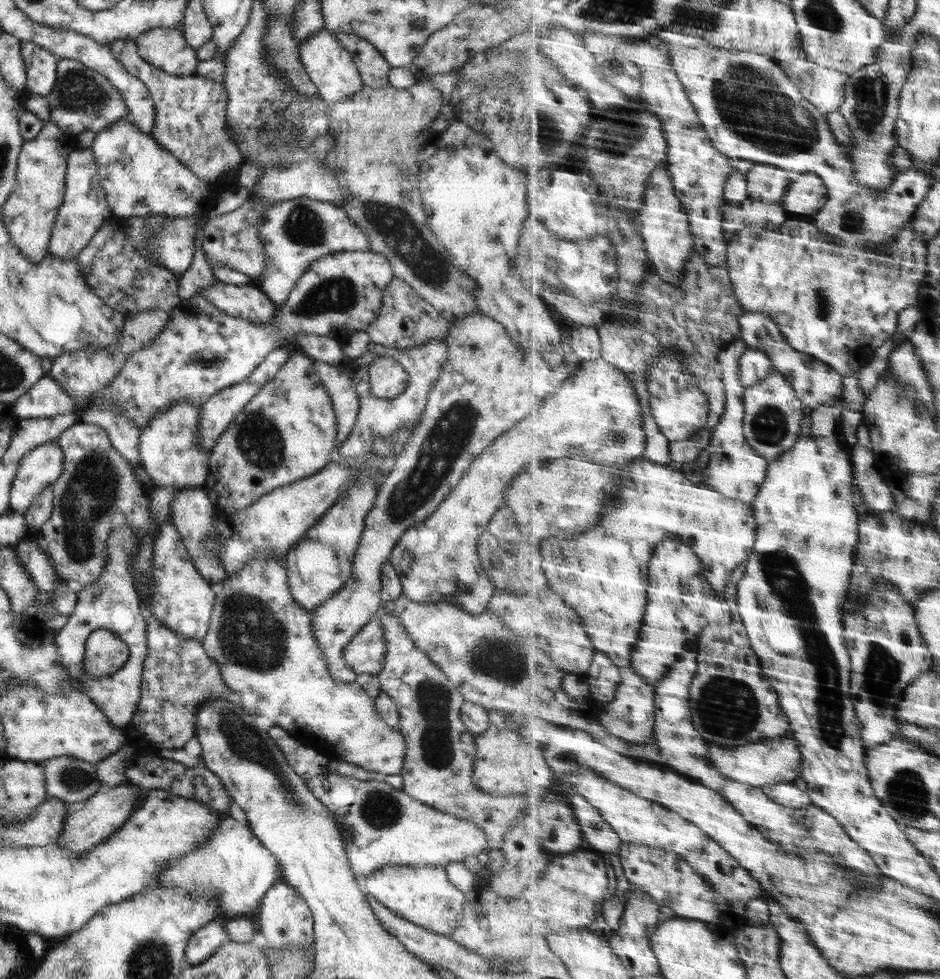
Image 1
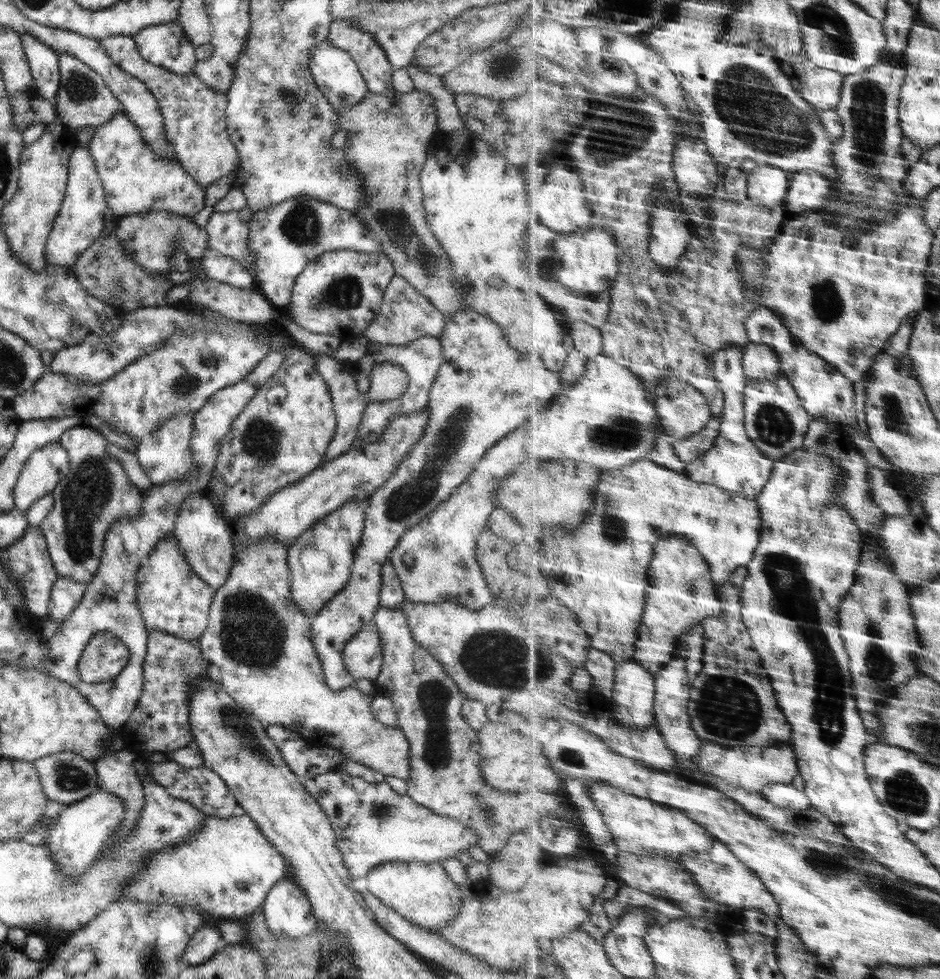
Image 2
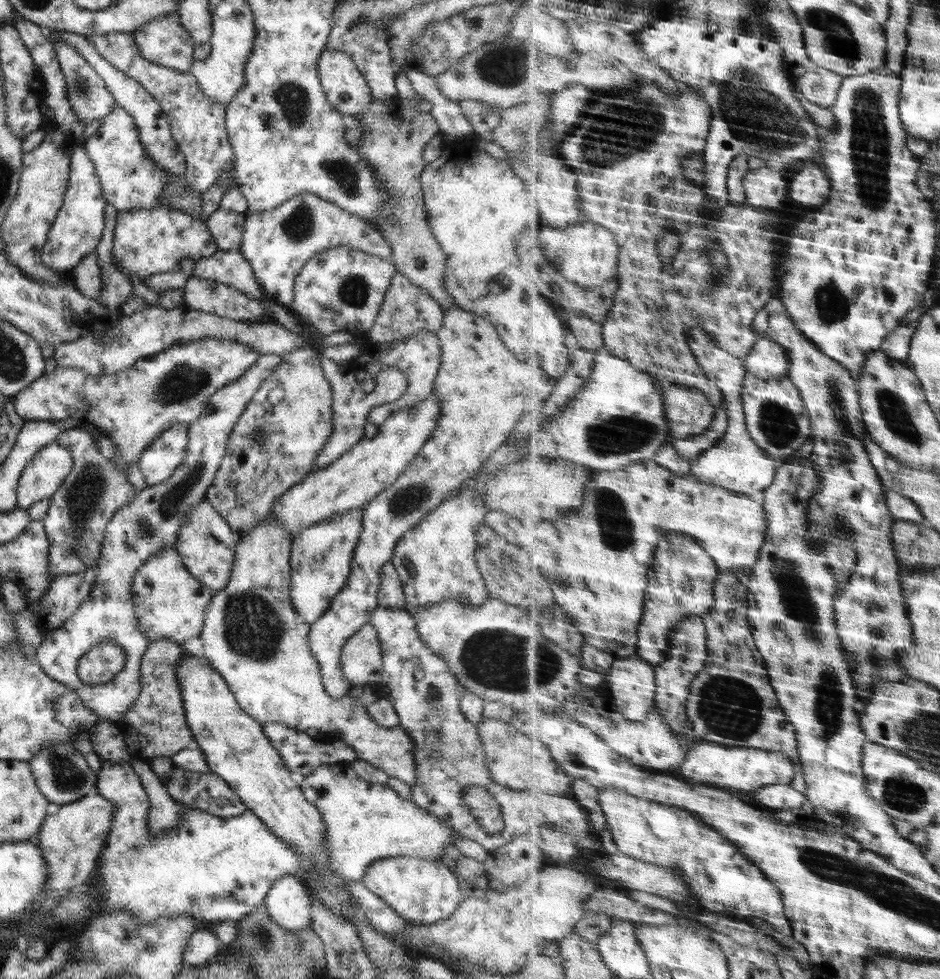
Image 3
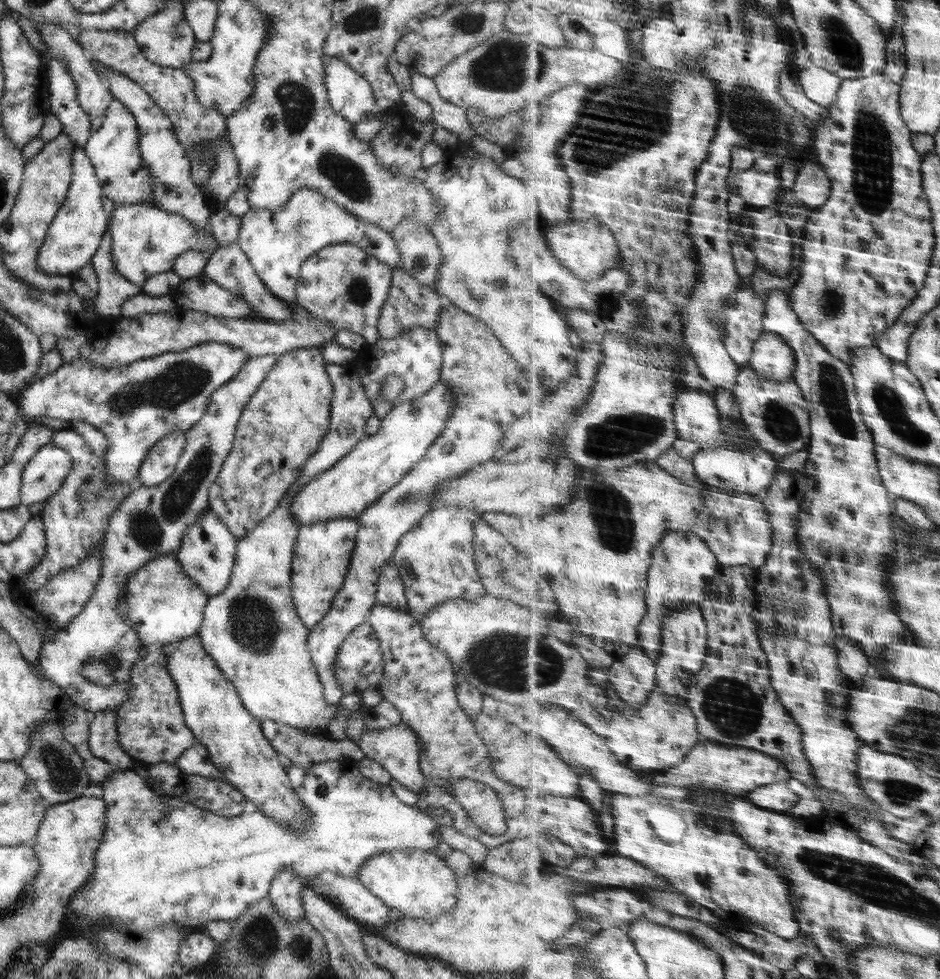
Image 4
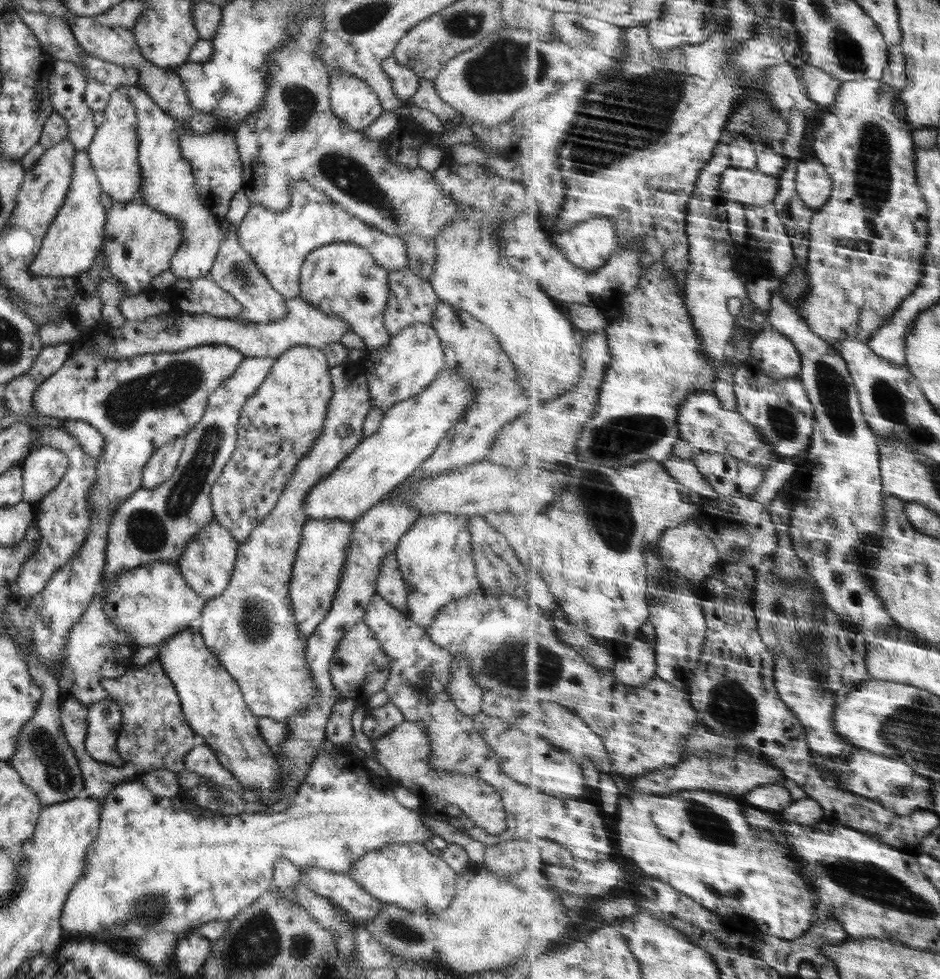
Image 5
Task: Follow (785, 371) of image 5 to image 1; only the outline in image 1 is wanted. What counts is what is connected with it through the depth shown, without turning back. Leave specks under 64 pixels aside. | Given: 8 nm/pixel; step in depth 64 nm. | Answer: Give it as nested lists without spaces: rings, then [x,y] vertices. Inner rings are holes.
[[[747,346],[739,360],[741,367],[741,382],[747,389],[769,378],[775,372],[773,361],[768,354],[753,346]]]

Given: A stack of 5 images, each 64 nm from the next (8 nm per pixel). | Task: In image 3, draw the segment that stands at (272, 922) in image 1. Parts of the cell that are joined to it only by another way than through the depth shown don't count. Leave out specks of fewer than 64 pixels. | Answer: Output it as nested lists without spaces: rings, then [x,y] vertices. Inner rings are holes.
[[[299,875],[278,878],[267,891],[263,903],[267,917],[287,932],[310,926],[310,895]]]

